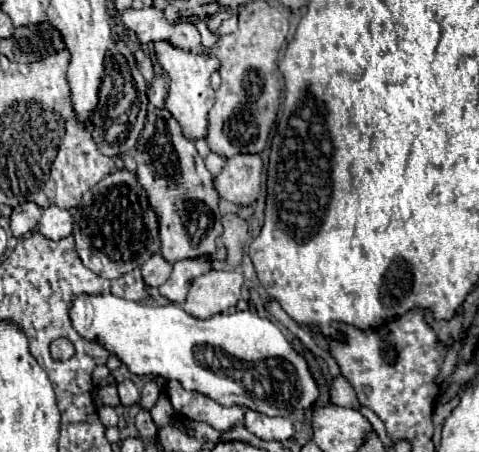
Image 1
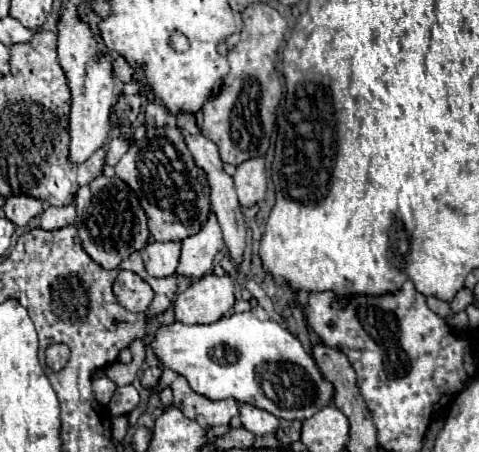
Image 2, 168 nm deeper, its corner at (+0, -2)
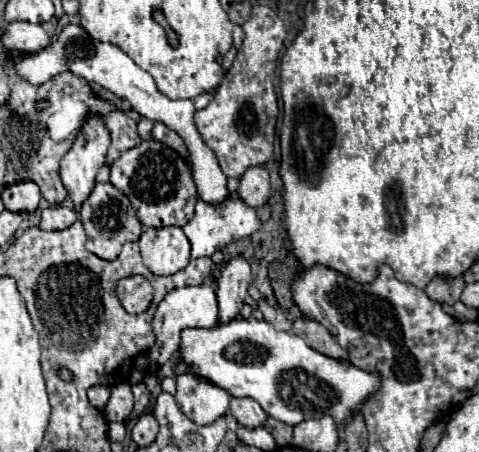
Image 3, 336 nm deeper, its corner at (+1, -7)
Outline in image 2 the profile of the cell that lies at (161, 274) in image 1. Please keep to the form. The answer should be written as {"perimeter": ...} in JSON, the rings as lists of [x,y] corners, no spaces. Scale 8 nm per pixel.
{"perimeter":[[[150,241],[142,249],[144,267],[152,277],[172,275],[180,259],[180,241]]]}

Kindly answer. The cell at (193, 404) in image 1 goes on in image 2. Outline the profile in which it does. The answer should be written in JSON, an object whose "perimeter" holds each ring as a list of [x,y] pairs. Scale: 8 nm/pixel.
{"perimeter":[[[178,377],[172,383],[174,405],[184,411],[184,415],[202,427],[218,427],[228,425],[228,421],[238,415],[238,403],[234,399],[212,401],[200,393],[196,393],[184,377]]]}

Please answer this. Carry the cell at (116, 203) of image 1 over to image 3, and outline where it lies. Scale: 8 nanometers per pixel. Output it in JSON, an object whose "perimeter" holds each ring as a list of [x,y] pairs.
{"perimeter":[[[95,184],[91,196],[83,202],[79,210],[81,224],[87,234],[85,248],[103,260],[115,260],[125,242],[137,242],[141,236],[141,222],[131,208],[127,196],[123,196],[113,184]]]}

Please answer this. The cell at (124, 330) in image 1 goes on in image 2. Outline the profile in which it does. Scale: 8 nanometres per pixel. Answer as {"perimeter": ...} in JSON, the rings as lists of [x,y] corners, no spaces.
{"perimeter":[[[252,311],[234,313],[232,317],[222,317],[210,325],[186,325],[176,321],[168,327],[158,329],[152,347],[160,363],[186,377],[196,393],[214,401],[232,397],[238,403],[250,403],[254,407],[260,407],[276,415],[278,419],[304,421],[316,411],[324,409],[334,397],[334,385],[320,375],[314,357],[304,351],[300,341],[276,321],[260,321]]]}

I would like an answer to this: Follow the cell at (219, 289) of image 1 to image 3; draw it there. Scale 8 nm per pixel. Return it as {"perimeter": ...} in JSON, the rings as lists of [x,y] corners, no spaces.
{"perimeter":[[[199,284],[199,286],[185,286],[171,290],[163,302],[157,306],[155,318],[153,318],[153,330],[157,336],[155,346],[149,350],[151,370],[157,372],[179,348],[179,332],[183,328],[213,328],[217,326],[219,318],[219,306],[217,306],[217,292],[211,284]]]}

